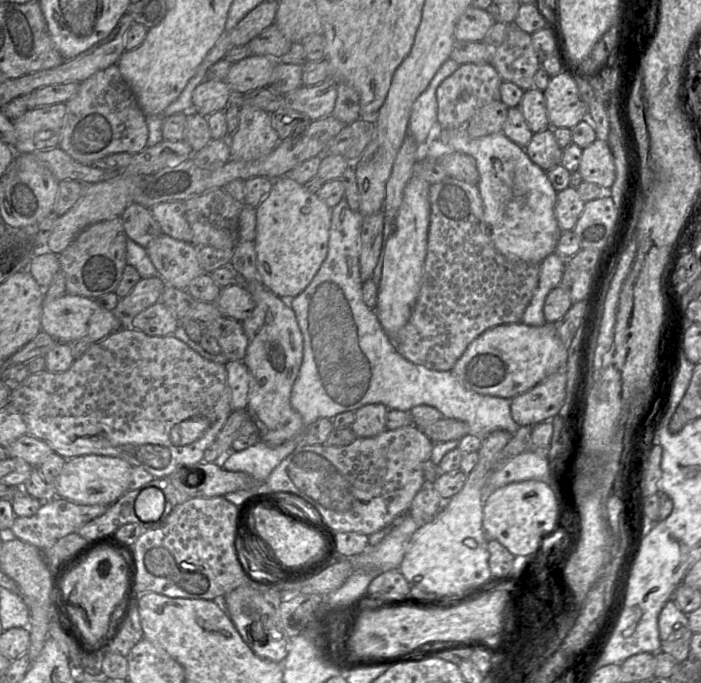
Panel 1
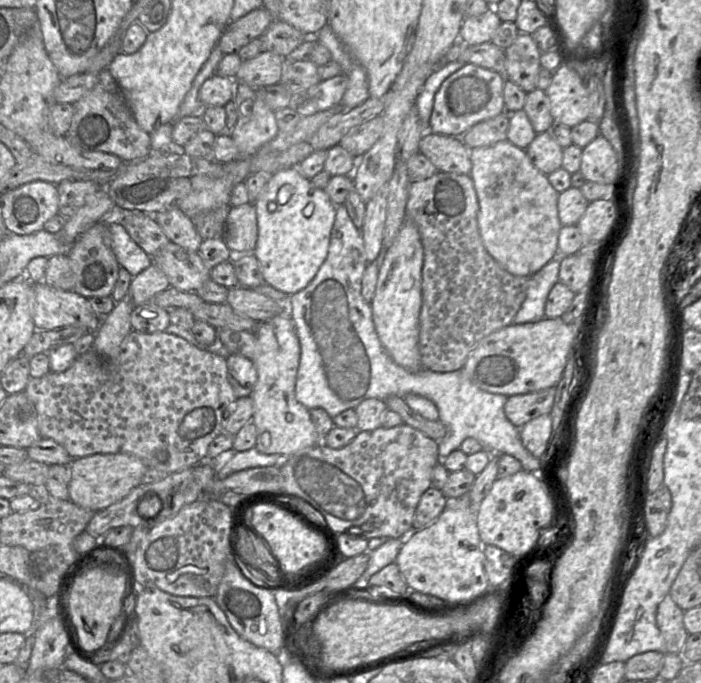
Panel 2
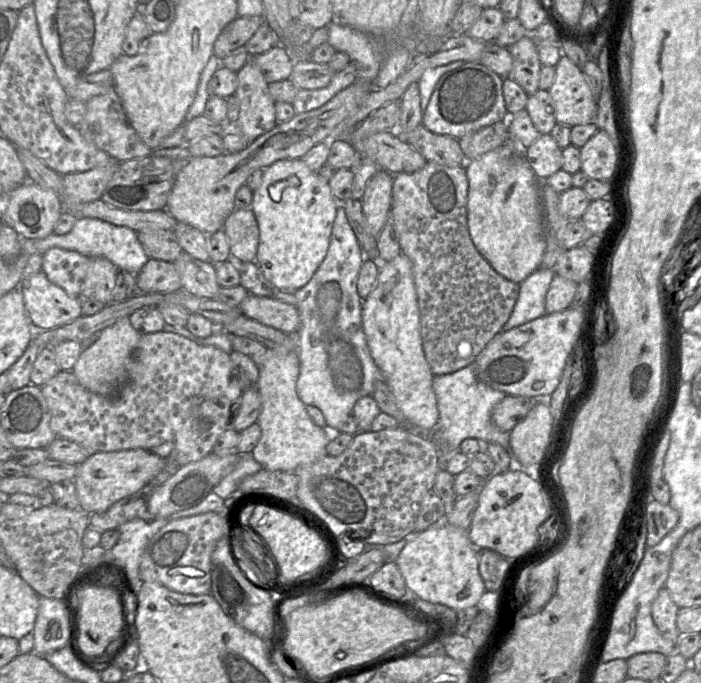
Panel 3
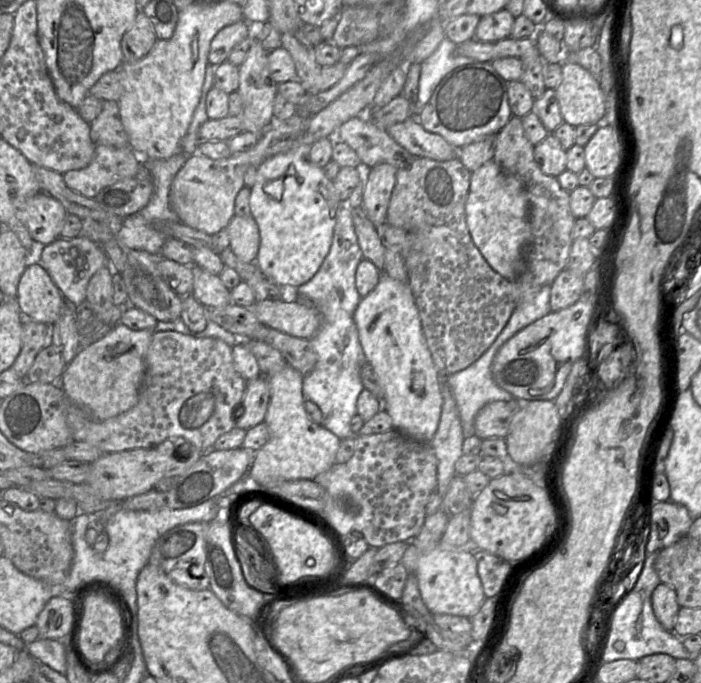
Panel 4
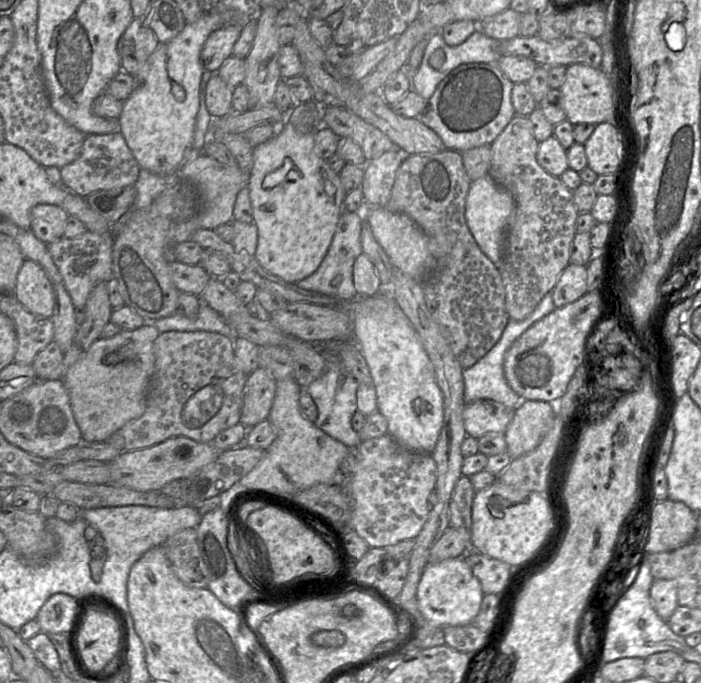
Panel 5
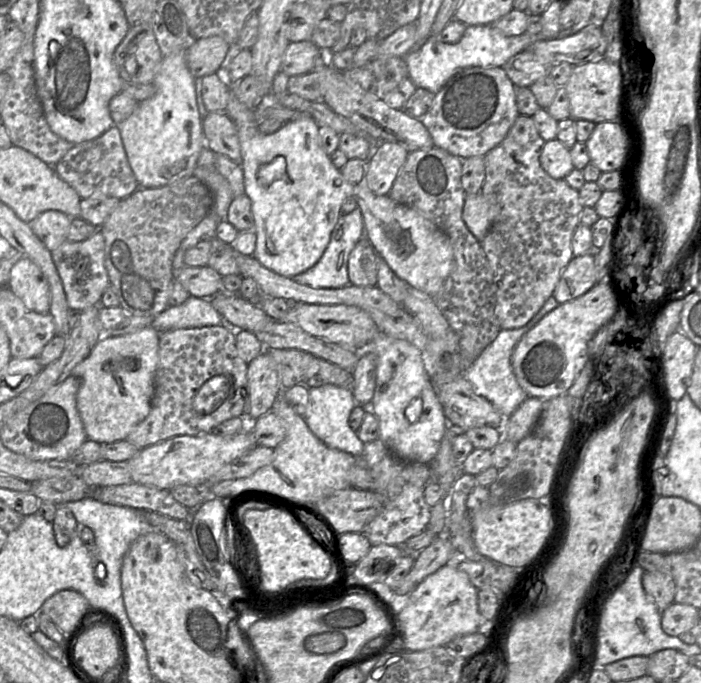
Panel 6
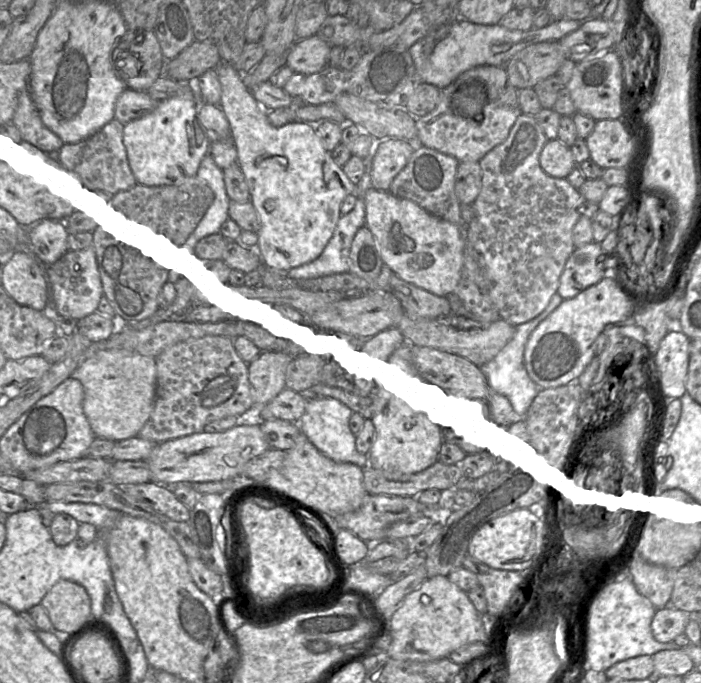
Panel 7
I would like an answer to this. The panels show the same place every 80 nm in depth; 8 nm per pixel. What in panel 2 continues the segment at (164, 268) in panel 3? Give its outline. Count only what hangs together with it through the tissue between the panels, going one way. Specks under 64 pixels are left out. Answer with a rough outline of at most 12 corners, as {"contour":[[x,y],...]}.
{"contour":[[152,263],[130,284],[134,308],[170,287]]}

